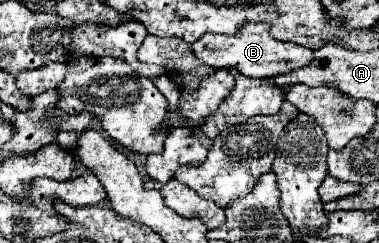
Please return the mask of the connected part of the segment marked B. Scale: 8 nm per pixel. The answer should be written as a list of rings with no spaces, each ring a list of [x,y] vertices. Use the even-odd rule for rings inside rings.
[[[245,24],[235,36],[205,34],[197,42],[193,42],[191,48],[195,56],[203,60],[203,64],[215,68],[235,68],[249,78],[275,78],[295,68],[305,68],[313,60],[313,50],[271,38],[267,24]]]

